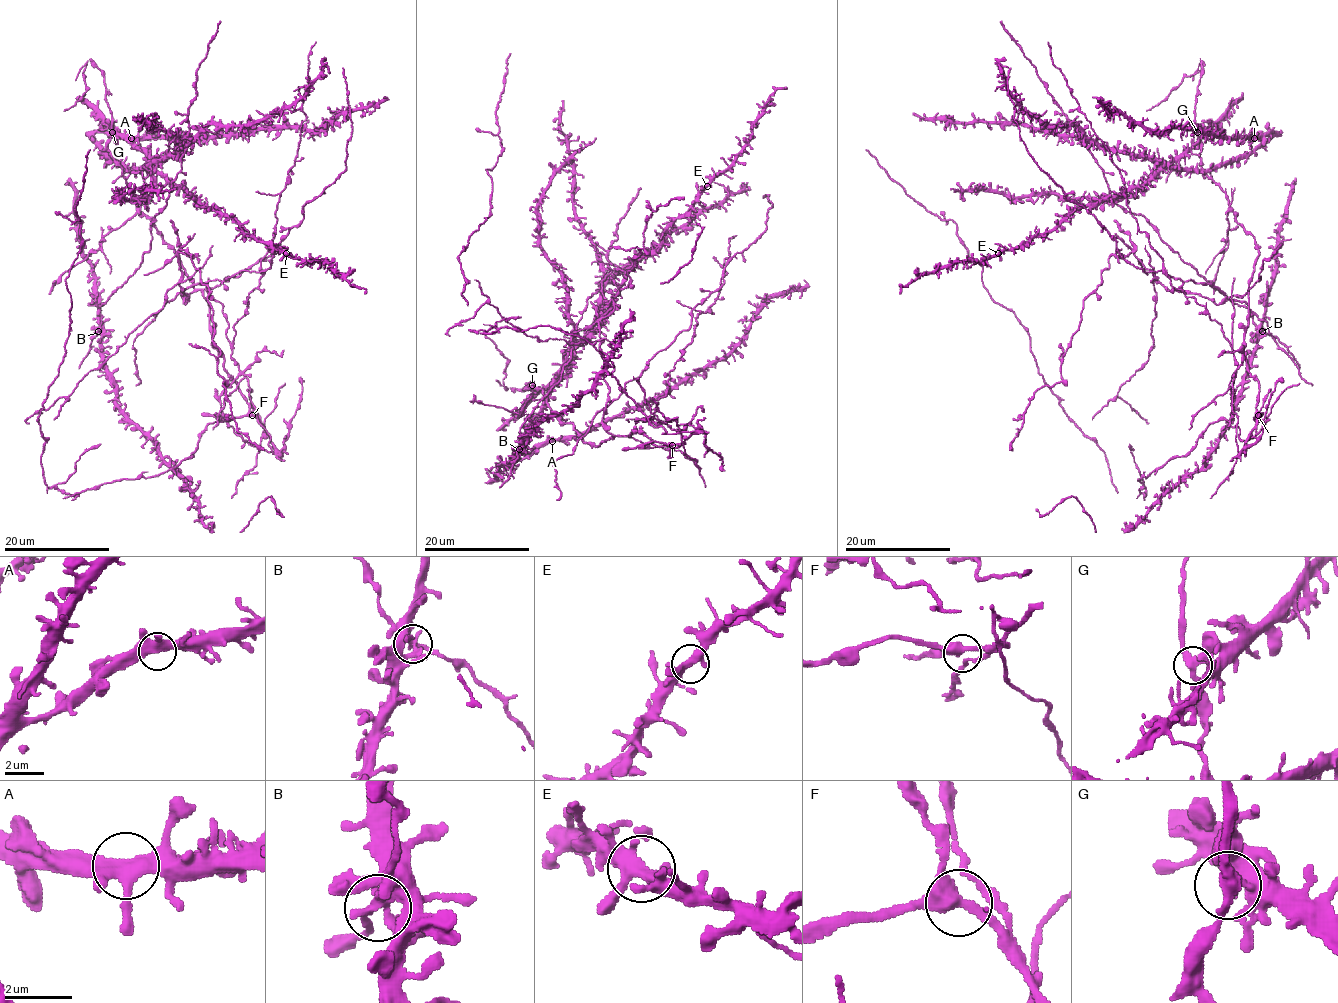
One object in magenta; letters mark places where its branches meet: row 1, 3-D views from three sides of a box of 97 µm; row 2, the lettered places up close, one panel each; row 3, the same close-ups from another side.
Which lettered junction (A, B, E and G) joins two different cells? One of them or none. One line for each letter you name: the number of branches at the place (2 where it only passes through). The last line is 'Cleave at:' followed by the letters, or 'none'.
G: Branches: 3
Cleave at: G

